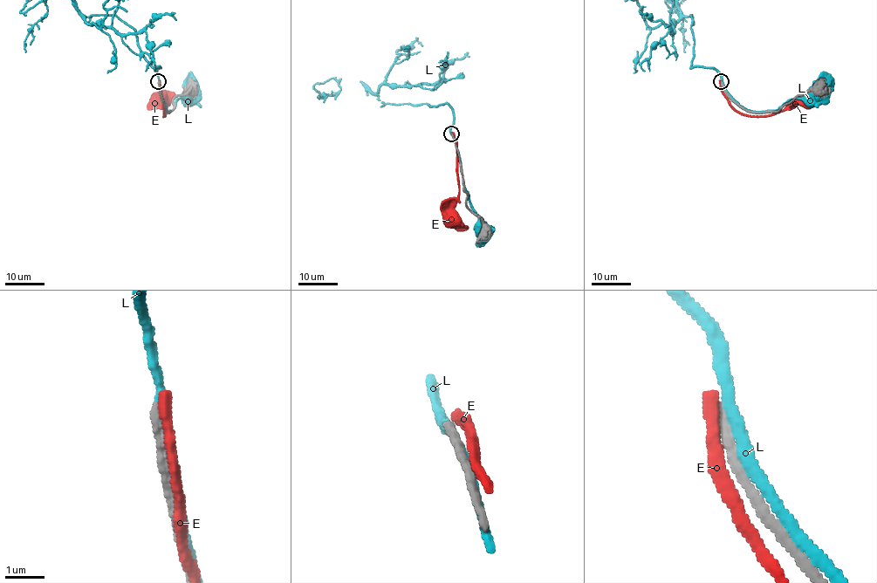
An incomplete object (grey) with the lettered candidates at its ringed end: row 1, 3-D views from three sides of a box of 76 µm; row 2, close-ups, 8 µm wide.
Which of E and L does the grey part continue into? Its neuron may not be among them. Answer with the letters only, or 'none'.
none

